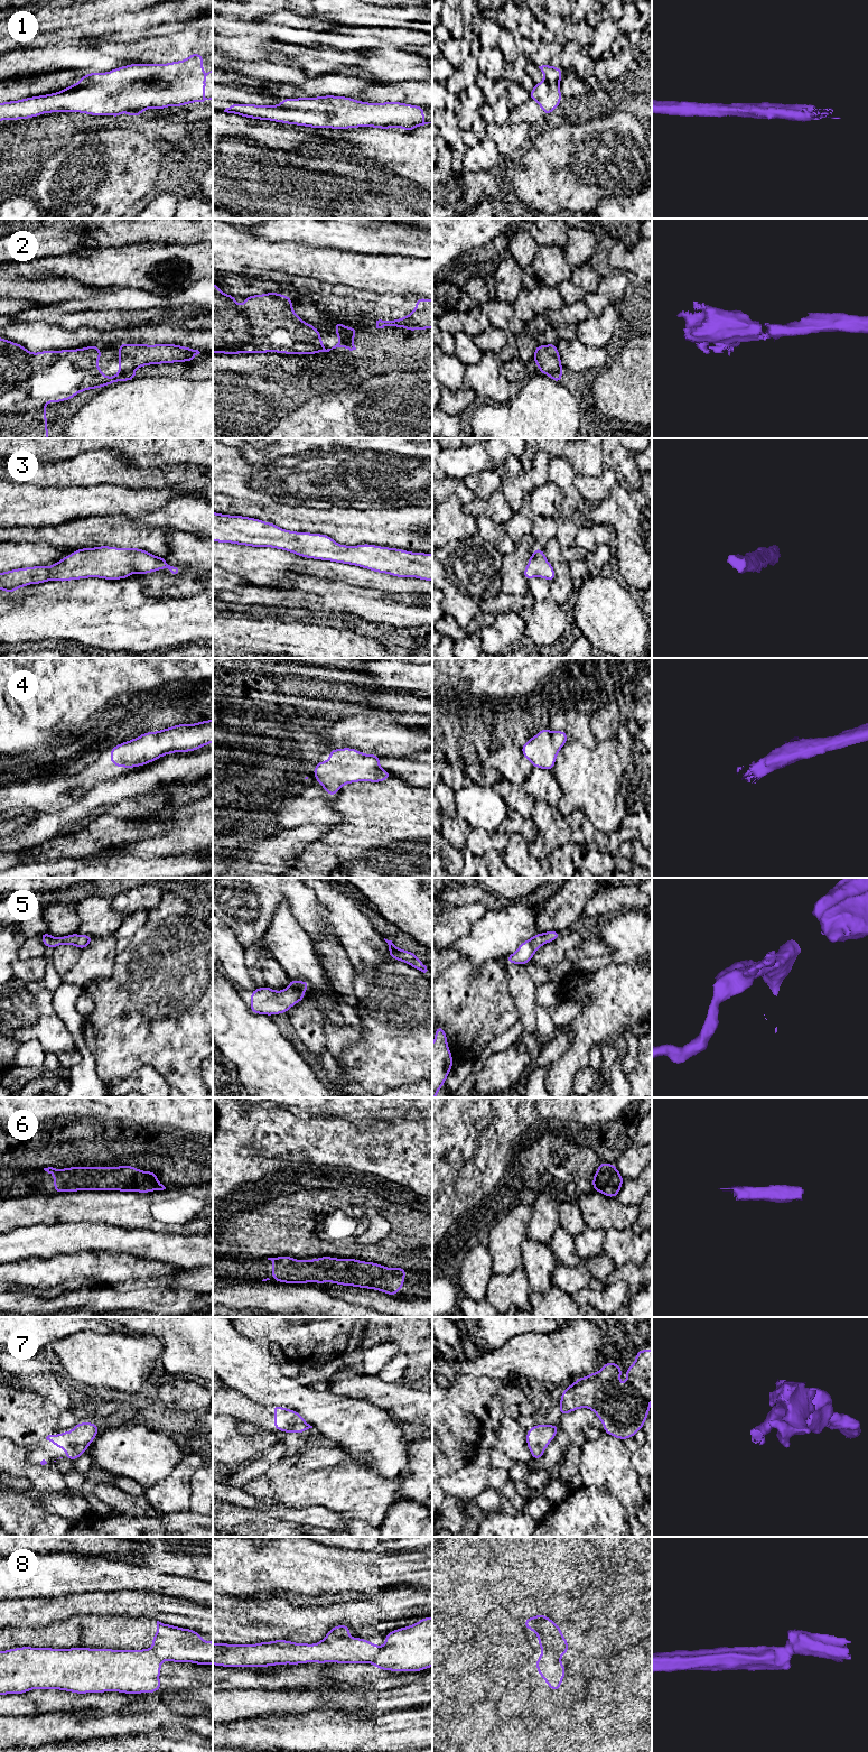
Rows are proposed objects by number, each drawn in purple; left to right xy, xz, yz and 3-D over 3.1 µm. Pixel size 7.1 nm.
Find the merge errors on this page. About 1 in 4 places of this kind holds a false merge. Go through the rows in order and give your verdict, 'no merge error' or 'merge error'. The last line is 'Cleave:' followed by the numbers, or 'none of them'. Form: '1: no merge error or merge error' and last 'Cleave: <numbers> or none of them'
1: no merge error
2: no merge error
3: no merge error
4: no merge error
5: no merge error
6: no merge error
7: no merge error
8: no merge error
Cleave: none of them

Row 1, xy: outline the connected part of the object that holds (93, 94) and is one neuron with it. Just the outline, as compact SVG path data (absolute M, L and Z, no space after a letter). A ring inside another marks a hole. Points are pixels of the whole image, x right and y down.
M192 53L188 58L179 62L137 63L106 73L85 74L76 84L66 86L63 91L0 103L0 121L29 119L53 112L80 112L97 117L114 115L116 119L121 113L128 112L132 118L141 115L146 109L166 109L213 100L213 98L204 96L205 77L213 71L204 73L203 62L204 57L200 54Z

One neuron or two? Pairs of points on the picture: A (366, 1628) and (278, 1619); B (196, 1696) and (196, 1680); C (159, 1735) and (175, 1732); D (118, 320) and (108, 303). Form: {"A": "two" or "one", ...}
{"A": "one", "B": "two", "C": "one", "D": "two"}

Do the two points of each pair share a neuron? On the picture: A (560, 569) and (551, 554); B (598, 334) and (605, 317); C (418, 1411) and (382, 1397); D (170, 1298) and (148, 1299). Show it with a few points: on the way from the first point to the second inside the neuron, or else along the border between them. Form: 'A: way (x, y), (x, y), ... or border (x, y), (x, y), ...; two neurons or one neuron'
A: border (568, 563), (556, 562), (552, 565); two neurons
B: way (599, 330), (605, 322); one neuron
C: way (409, 1403), (391, 1397); one neuron
D: way (165, 1298), (154, 1298); one neuron

